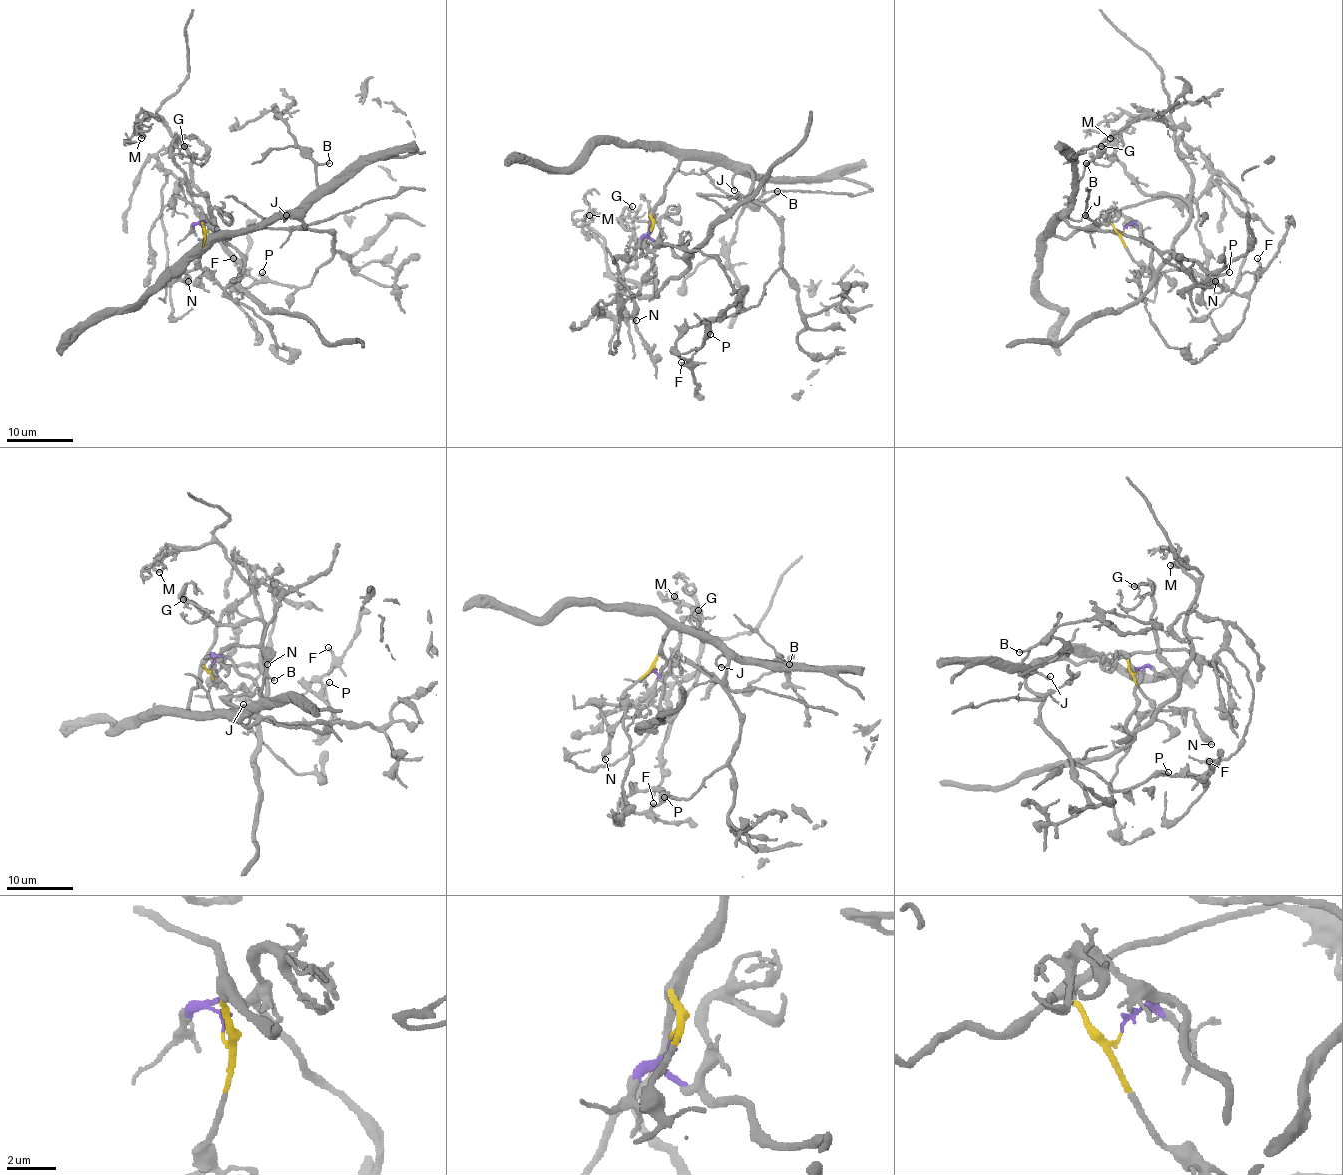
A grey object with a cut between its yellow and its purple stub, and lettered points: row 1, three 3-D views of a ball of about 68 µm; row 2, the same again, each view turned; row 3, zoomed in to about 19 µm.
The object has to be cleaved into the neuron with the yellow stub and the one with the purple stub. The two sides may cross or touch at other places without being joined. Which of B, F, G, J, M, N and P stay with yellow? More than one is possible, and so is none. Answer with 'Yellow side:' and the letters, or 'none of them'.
Yellow side: B, F, J, N, P

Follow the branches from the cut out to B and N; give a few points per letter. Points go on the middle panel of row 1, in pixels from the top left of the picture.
B: (651, 227), (652, 209), (662, 195), (666, 182), (682, 160), (714, 160), (764, 180), (766, 192), (778, 190)
N: (651, 227), (646, 252), (617, 260), (620, 282), (634, 302), (635, 321)

